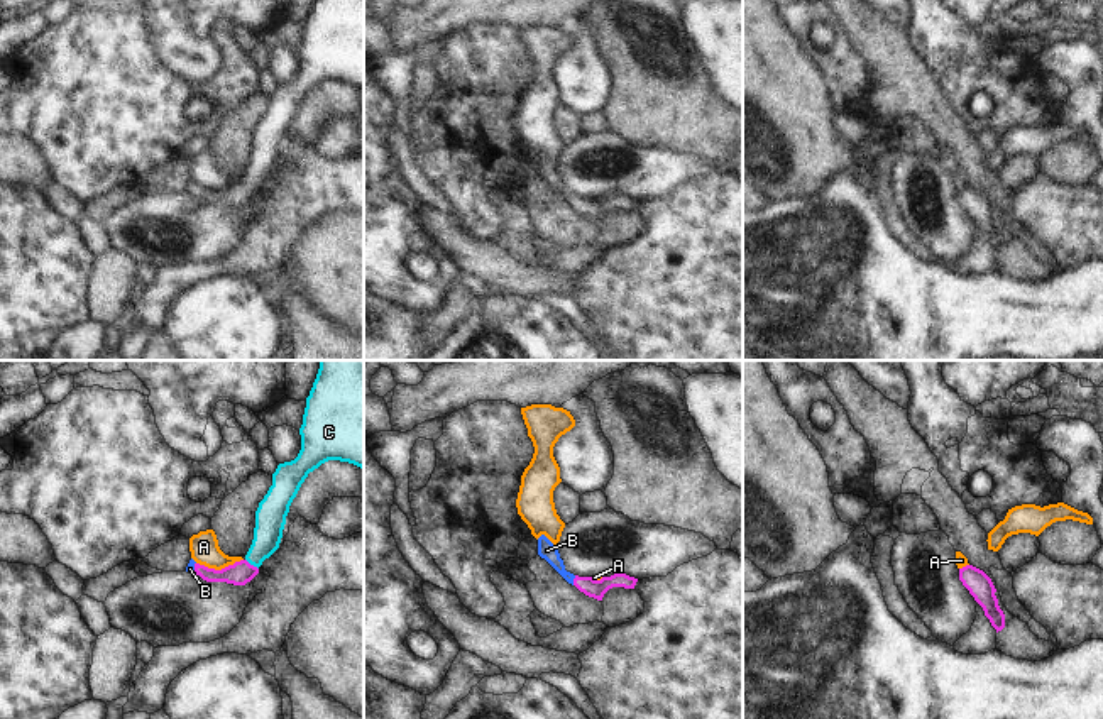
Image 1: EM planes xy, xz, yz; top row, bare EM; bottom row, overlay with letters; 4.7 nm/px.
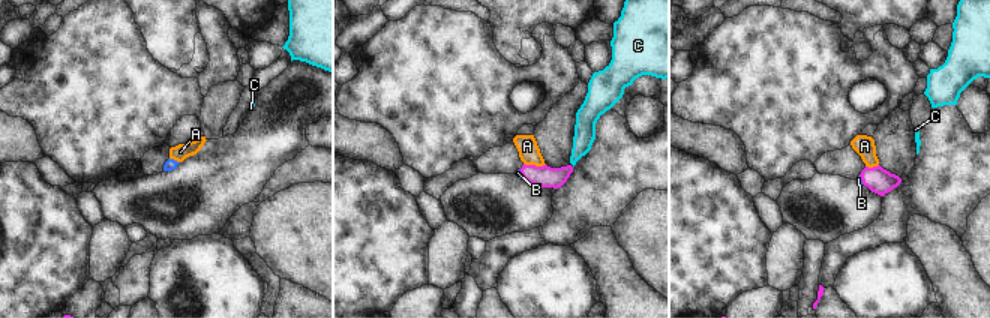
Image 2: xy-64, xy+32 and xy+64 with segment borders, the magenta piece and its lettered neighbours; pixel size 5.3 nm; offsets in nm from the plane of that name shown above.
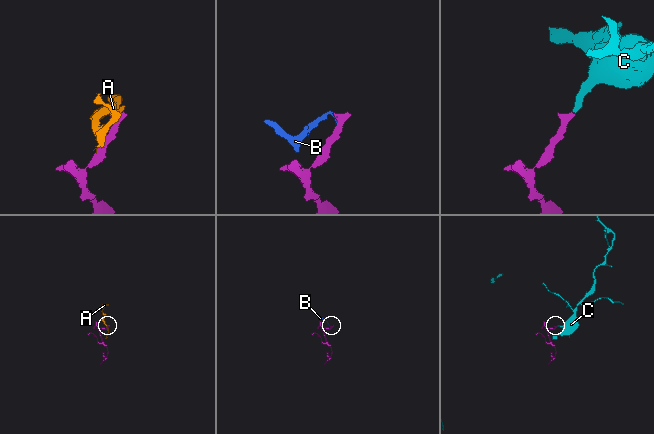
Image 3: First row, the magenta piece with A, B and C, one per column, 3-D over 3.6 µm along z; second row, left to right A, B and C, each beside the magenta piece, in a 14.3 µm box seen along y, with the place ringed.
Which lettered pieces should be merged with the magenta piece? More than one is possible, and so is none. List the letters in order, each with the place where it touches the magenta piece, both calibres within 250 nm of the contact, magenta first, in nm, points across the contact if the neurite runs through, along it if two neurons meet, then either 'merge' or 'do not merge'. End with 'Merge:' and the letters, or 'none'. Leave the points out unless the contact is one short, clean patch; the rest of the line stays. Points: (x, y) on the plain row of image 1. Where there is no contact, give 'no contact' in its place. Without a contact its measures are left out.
A: xy (219, 192) | 110/140 nm | along xy (242, 180), (220, 190), (197, 185) | do not merge
B: xz (574, 202) | 90/90 nm | across xz (591, 208), (574, 202), (547, 171) | merge
C: xy (252, 186) | 110/140 nm | across xy (241, 193), (252, 186), (266, 163), (271, 137) | merge
Merge: B, C

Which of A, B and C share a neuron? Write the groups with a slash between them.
A / B C

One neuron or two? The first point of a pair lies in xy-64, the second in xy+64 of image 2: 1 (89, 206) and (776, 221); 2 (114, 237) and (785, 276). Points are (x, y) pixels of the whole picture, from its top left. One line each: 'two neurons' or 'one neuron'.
1: one neuron
2: one neuron

